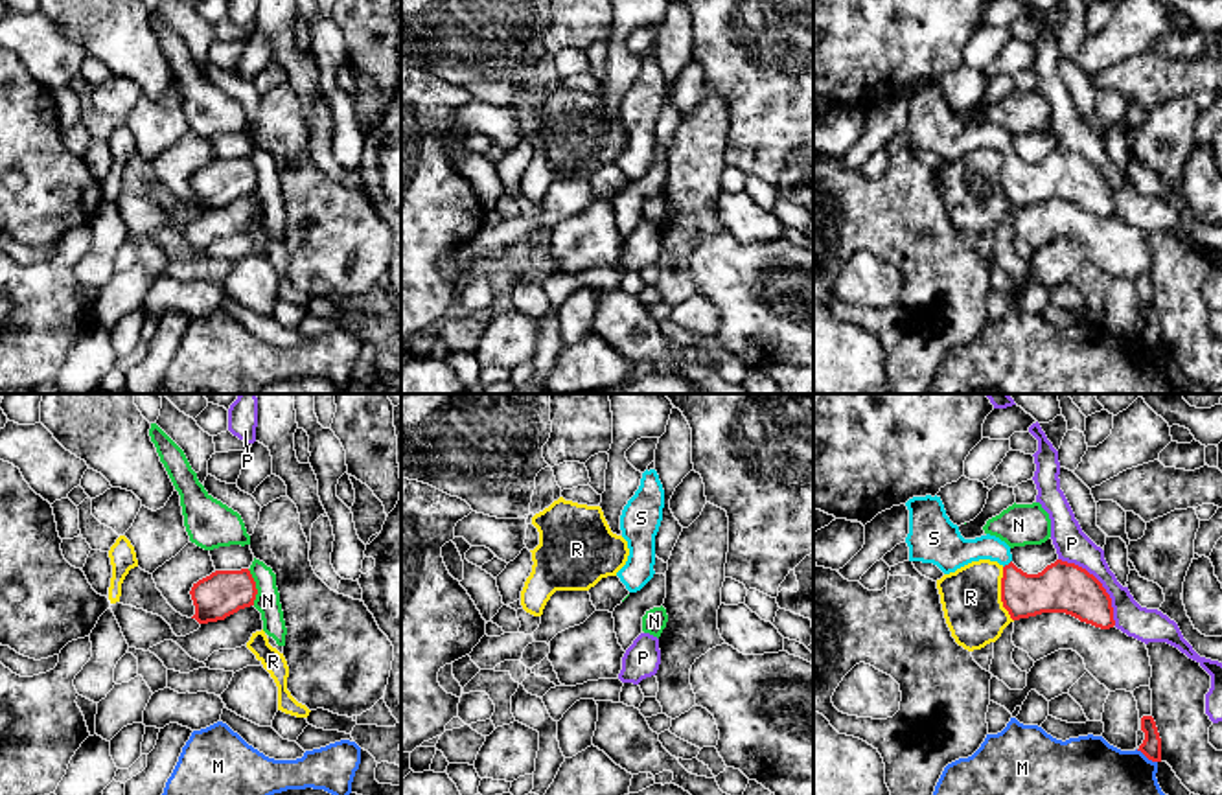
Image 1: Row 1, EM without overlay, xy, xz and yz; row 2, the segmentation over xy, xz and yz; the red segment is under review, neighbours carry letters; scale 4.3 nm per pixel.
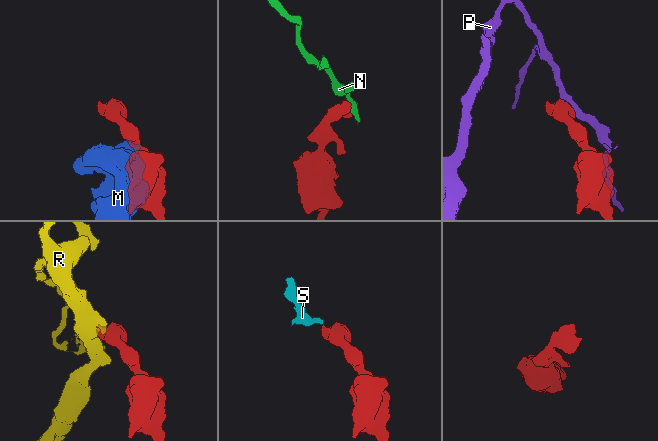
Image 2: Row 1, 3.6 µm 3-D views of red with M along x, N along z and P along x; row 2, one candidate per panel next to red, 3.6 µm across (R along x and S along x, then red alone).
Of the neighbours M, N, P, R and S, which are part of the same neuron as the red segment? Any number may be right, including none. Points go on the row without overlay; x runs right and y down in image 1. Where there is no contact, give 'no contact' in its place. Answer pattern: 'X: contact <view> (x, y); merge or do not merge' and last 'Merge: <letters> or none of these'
M: contact yz (1147, 345); do not merge
N: contact xy (254, 175); do not merge
P: contact yz (1101, 172); do not merge
R: contact yz (1002, 183); do not merge
S: contact yz (1009, 151); merge
Merge: S

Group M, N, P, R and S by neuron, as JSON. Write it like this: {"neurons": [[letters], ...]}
{"neurons": [["M"], ["N"], ["P"], ["R"], ["S"]]}

